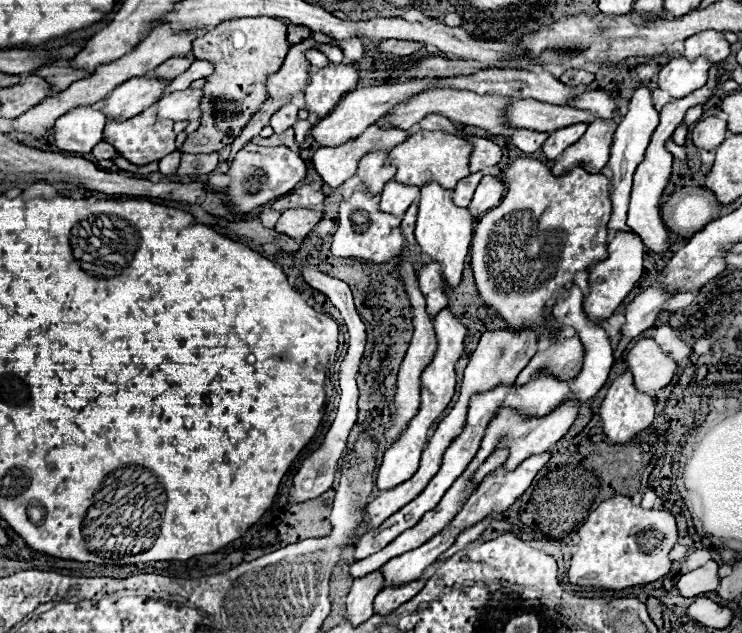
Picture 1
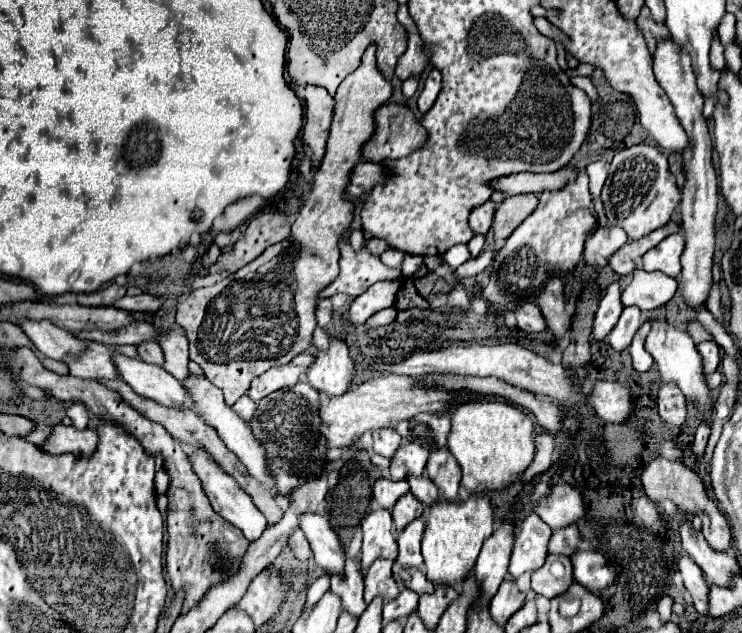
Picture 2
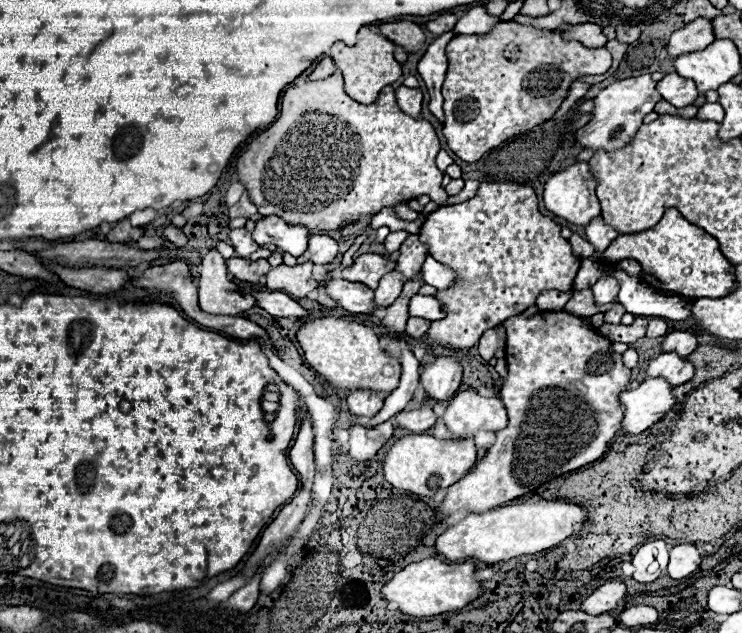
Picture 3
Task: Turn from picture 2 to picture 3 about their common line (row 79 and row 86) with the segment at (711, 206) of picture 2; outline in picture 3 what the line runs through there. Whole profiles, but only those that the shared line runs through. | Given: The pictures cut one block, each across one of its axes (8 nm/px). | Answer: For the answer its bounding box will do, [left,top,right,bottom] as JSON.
[656,72,698,108]

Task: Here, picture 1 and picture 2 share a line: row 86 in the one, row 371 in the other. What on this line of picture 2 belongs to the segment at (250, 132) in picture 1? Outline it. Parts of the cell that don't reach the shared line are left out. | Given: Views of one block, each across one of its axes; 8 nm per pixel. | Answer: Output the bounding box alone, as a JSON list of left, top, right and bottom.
[248,354,314,400]

